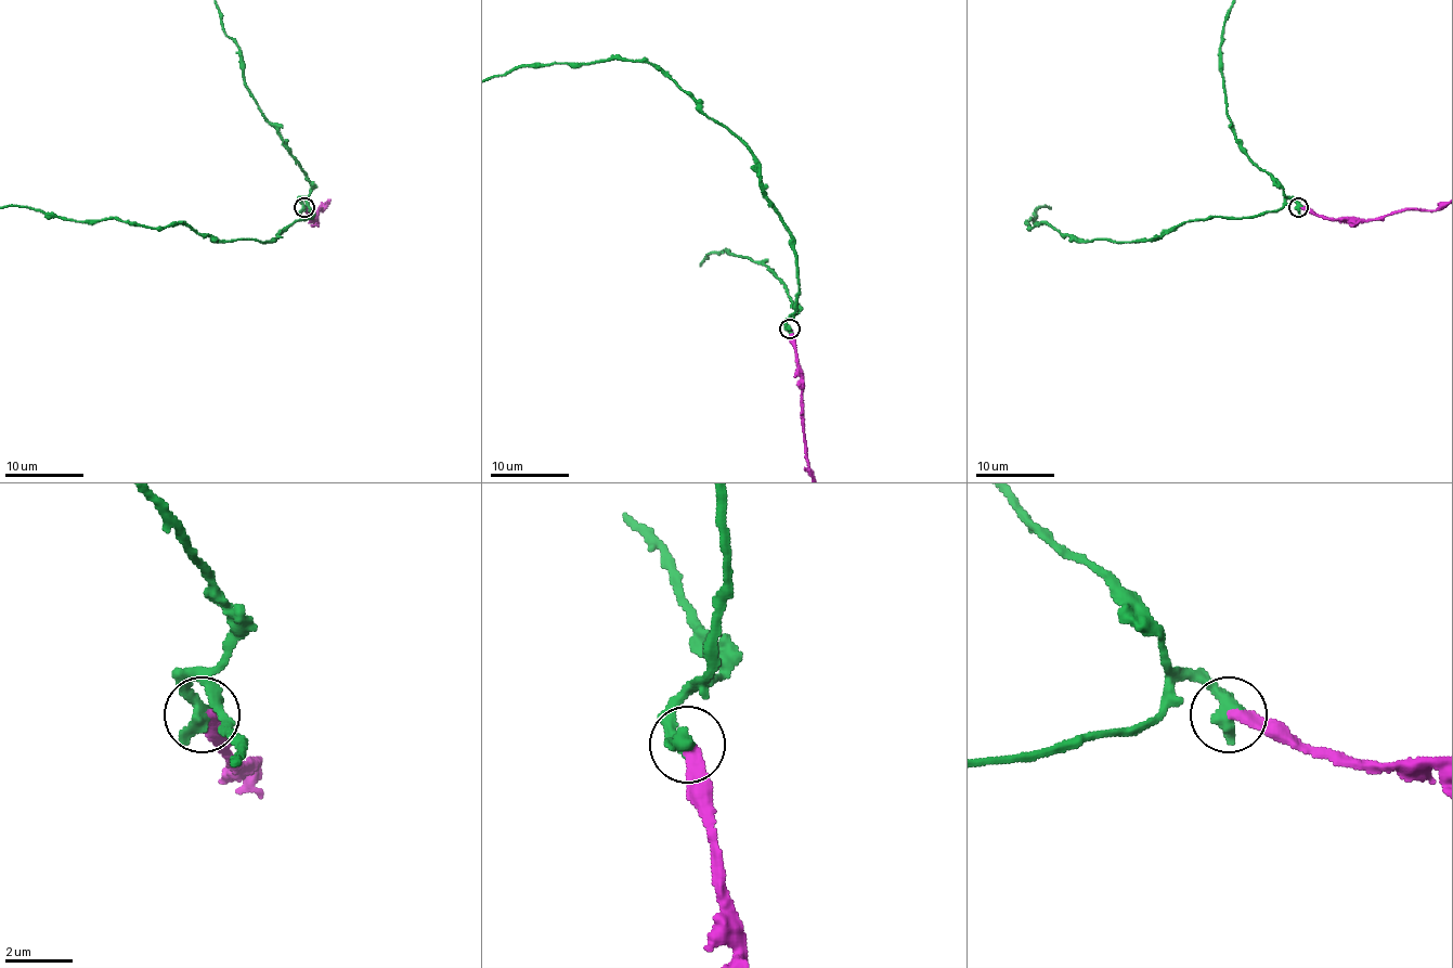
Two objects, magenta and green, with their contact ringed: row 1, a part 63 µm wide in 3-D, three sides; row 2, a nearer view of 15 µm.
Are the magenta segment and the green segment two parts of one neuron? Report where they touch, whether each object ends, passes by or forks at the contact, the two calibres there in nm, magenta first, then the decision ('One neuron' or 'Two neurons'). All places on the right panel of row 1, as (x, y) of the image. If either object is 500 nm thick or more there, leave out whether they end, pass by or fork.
Place: (1298, 207). Thickness 320 nm (magenta) against 500 nm. One neuron

